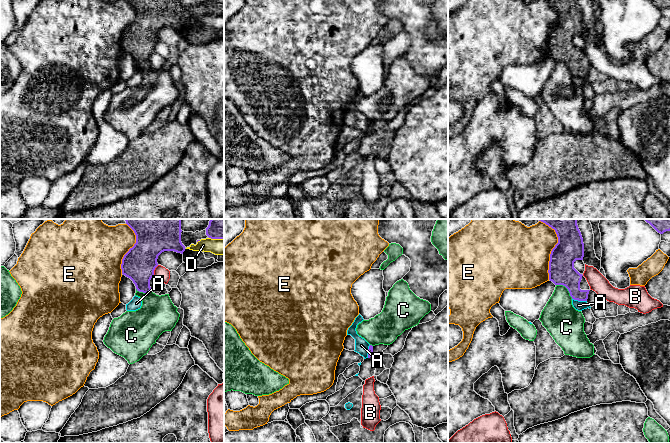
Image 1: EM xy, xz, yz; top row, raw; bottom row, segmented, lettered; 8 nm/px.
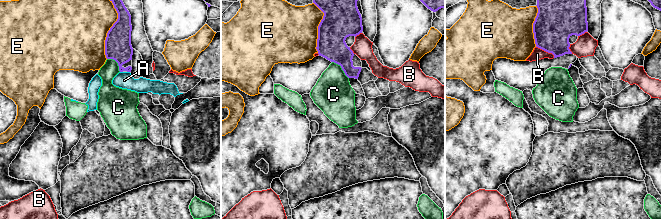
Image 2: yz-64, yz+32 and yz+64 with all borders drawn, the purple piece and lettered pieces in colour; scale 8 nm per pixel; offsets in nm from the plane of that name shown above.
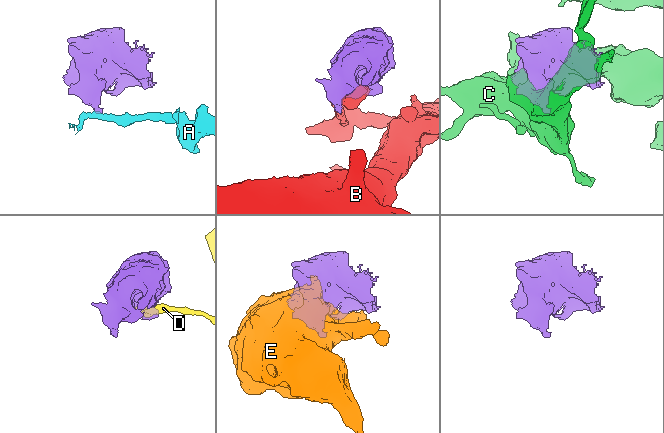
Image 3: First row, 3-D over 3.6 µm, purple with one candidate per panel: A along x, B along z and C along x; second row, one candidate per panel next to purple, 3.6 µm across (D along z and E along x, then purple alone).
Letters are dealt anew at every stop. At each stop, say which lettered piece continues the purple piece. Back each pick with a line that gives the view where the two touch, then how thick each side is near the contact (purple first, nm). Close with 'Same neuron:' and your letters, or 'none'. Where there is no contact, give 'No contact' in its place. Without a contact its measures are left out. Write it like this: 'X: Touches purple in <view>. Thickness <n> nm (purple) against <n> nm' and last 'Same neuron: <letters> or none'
Same neuron: none

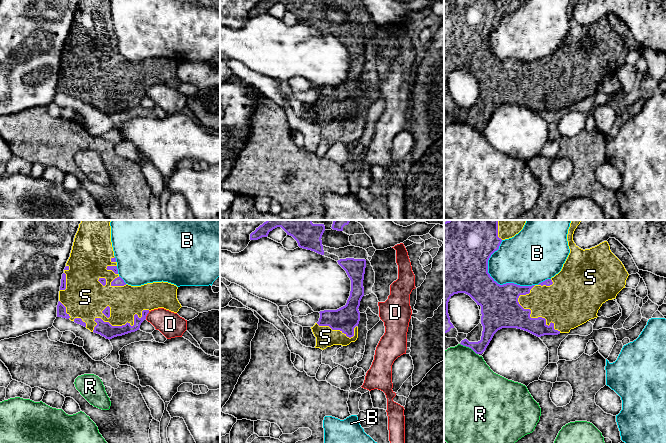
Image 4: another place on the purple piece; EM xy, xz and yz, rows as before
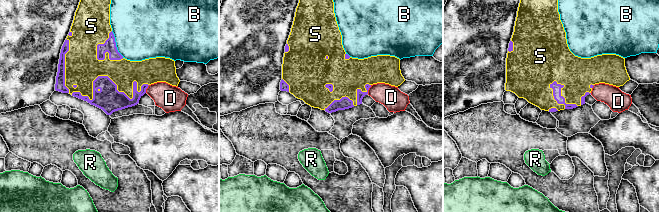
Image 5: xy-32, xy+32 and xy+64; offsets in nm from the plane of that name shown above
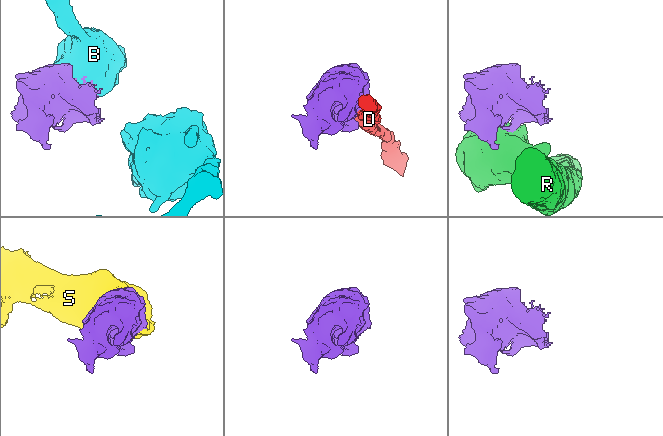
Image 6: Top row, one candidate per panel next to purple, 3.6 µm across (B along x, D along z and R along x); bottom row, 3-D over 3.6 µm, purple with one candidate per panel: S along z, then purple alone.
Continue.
S: Touches purple in yz. Thickness 260 nm (purple) against 360 nm
Same neuron: S

